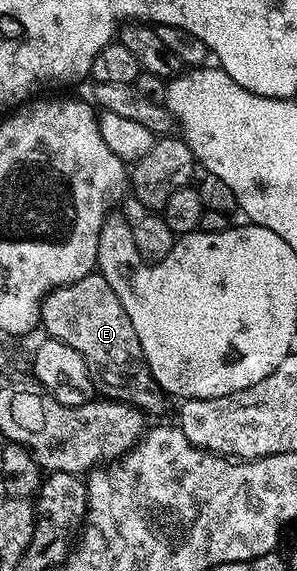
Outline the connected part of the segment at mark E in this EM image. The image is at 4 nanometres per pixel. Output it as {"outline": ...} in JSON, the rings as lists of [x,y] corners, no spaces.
{"outline":[[[92,274],[75,284],[66,284],[48,292],[39,311],[39,319],[42,331],[47,331],[50,339],[65,342],[83,355],[100,397],[132,404],[144,414],[162,410],[165,393],[149,370],[141,342],[137,342],[133,322],[129,322],[129,314],[125,314],[121,298],[113,294],[113,286],[109,286],[103,276]]]}

